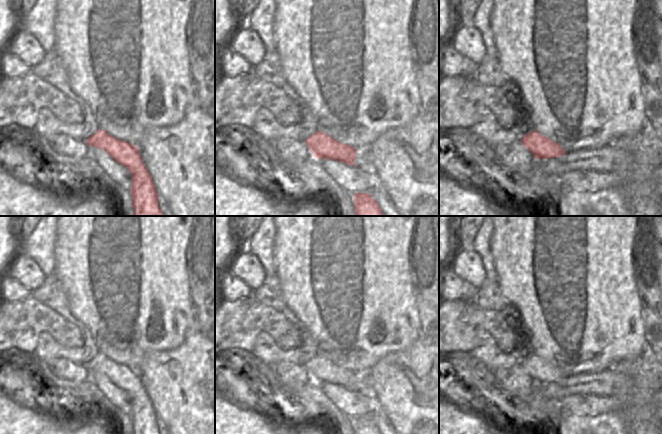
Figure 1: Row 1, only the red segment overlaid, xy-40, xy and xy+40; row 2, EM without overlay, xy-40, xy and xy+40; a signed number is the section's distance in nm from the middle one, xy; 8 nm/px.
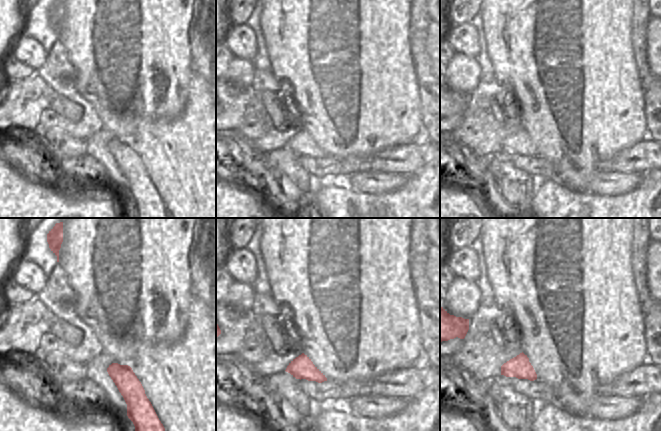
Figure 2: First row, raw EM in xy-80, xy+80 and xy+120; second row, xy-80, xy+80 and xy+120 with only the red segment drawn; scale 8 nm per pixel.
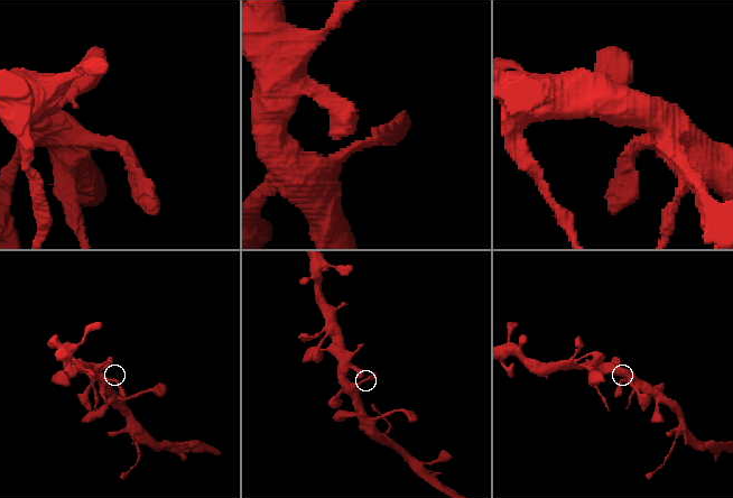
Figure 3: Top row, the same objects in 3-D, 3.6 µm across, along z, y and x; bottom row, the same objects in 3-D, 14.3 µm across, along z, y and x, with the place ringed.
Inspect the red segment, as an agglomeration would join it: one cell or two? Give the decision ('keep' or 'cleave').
keep

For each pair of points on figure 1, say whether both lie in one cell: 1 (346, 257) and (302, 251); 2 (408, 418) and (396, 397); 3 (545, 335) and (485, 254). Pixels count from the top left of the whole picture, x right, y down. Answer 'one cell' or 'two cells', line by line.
1: one cell
2: one cell
3: two cells

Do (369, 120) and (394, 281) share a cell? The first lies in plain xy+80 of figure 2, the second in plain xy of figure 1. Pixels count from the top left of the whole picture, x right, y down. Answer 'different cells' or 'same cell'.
same cell

